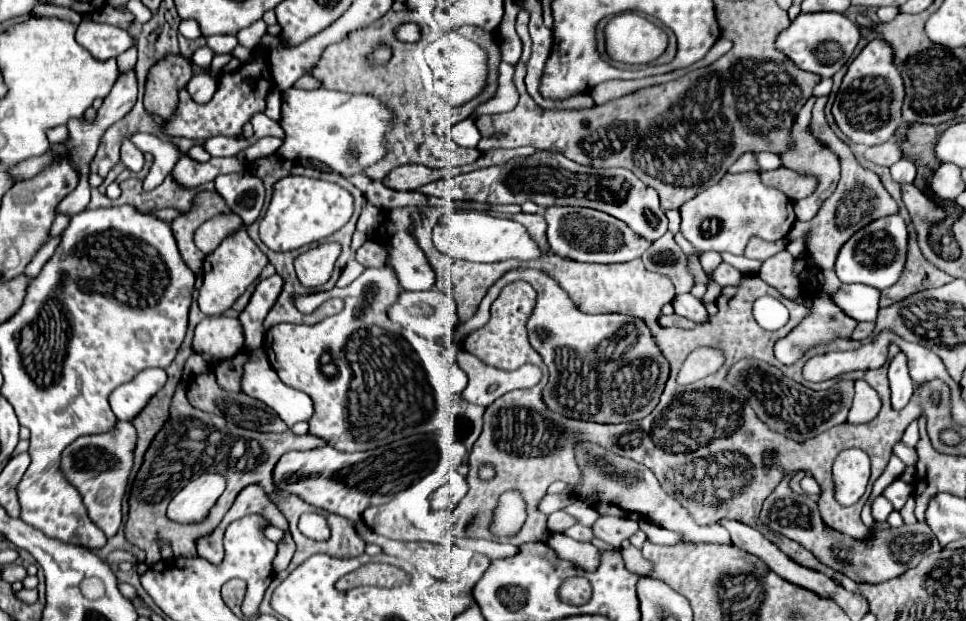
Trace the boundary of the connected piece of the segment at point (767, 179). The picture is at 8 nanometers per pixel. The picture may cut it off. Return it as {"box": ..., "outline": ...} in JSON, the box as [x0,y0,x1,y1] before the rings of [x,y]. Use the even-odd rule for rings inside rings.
{"box":[760,167,816,201],"outline":[[[778,167],[774,171],[760,171],[760,179],[762,179],[762,183],[786,193],[792,201],[800,201],[800,199],[812,195],[812,191],[816,189],[814,175],[798,173],[788,167]]]}

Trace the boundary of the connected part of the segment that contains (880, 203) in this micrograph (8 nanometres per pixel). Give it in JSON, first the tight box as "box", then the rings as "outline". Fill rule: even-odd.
{"box":[788,97,898,269],"outline":[[[818,97],[812,109],[812,121],[810,121],[810,133],[816,137],[816,141],[820,145],[826,145],[828,149],[832,149],[841,166],[841,178],[836,187],[836,191],[822,203],[818,215],[812,221],[799,222],[795,221],[790,233],[788,233],[789,241],[796,239],[806,239],[806,253],[808,259],[812,259],[820,269],[832,269],[834,267],[834,259],[838,249],[842,247],[842,243],[846,243],[846,235],[852,235],[854,231],[862,229],[864,225],[870,223],[870,219],[876,217],[884,217],[890,213],[898,213],[898,207],[894,203],[894,199],[888,195],[888,191],[884,189],[884,185],[880,183],[879,177],[869,169],[862,168],[857,161],[850,147],[840,141],[834,131],[828,127],[826,117],[824,117],[824,105],[826,105],[828,97]],[[826,231],[826,233],[822,233]]]}

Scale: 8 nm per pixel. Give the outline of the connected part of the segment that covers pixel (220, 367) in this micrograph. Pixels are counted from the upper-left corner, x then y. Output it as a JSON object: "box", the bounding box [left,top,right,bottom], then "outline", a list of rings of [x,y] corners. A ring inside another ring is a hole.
{"box":[214,351,250,393],"outline":[[[242,351],[232,359],[224,359],[218,361],[214,367],[214,375],[216,375],[216,383],[224,389],[224,391],[232,391],[232,393],[242,393],[242,367],[250,361],[250,353]]]}

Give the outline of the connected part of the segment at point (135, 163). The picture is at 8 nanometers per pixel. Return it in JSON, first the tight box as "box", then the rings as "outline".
{"box":[120,139,144,172],"outline":[[[124,139],[120,149],[120,160],[124,166],[133,171],[138,172],[144,165],[144,155],[140,149],[136,149],[128,139]]]}

